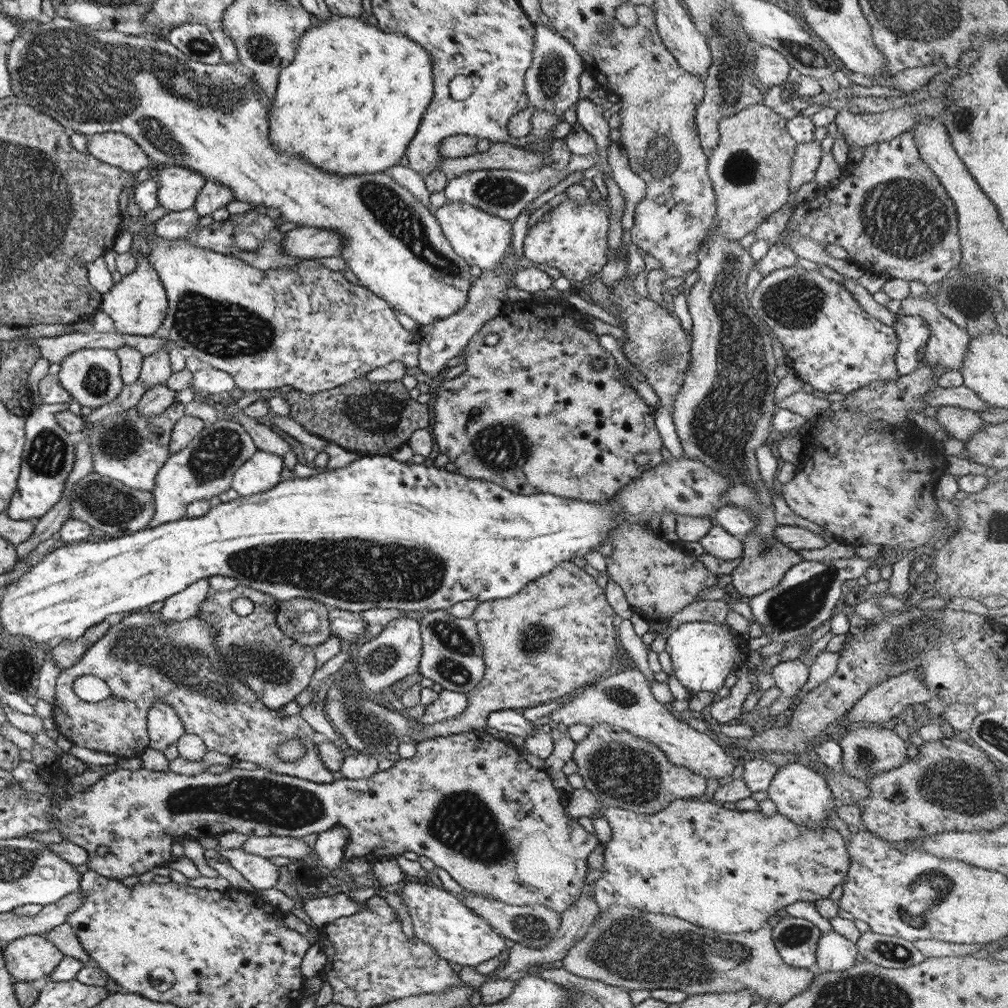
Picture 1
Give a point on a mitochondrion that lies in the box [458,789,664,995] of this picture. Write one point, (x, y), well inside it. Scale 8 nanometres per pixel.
(536, 931)

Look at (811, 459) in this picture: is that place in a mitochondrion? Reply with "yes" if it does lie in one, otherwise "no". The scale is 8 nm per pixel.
no

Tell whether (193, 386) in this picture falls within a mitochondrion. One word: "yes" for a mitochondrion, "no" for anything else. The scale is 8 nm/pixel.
no

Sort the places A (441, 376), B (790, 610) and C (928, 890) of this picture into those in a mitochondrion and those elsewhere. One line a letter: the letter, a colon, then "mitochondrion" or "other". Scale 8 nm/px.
A: other
B: mitochondrion
C: mitochondrion

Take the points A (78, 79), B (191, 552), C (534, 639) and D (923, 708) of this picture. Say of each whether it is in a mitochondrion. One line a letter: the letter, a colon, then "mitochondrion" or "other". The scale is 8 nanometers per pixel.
A: mitochondrion
B: other
C: mitochondrion
D: other

